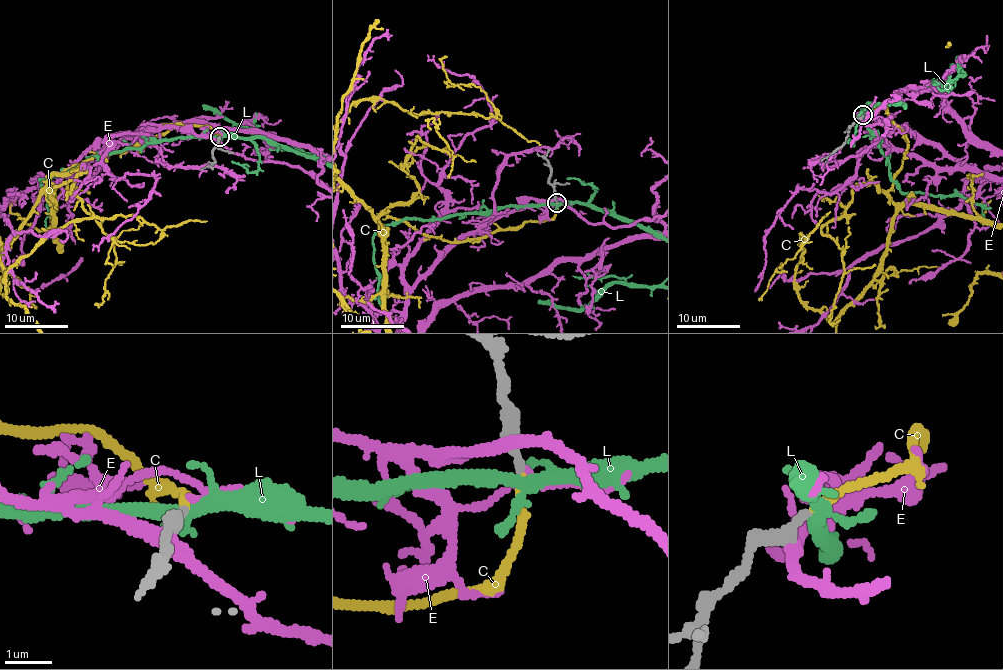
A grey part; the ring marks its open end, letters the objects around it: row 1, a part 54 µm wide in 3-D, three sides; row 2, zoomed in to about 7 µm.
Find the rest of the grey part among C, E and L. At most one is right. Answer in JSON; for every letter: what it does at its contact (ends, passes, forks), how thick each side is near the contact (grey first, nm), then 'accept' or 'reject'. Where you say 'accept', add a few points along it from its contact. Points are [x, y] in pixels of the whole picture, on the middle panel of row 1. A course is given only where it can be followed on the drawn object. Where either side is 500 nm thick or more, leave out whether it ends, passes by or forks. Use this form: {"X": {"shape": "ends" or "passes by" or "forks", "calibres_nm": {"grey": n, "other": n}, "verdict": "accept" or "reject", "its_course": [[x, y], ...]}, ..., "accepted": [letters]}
{"C": {"shape": "ends", "calibres_nm": {"grey": 280, "other": 160}, "verdict": "accept"}, "E": {"shape": "passes by", "calibres_nm": {"grey": 300, "other": 110}, "verdict": "reject"}, "L": {"shape": "forks", "calibres_nm": {"grey": 280, "other": 260}, "verdict": "reject"}, "accepted": ["C"]}

